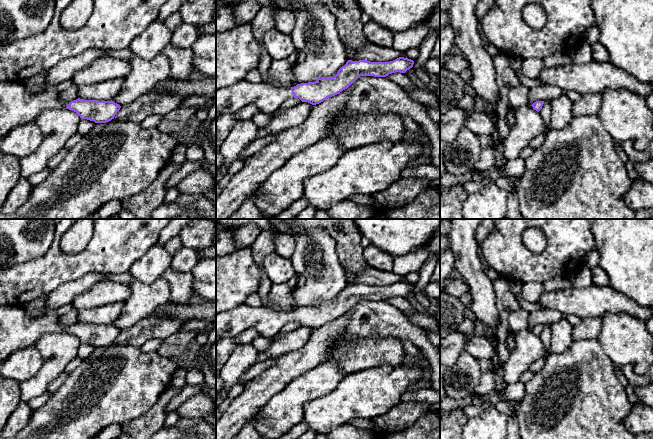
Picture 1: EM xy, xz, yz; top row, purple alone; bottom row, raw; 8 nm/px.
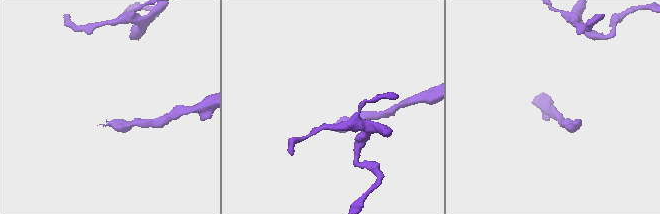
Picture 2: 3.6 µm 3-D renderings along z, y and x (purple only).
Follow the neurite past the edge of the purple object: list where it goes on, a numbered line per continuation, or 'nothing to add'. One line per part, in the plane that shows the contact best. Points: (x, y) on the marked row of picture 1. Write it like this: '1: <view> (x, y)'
1: xz (267, 98)

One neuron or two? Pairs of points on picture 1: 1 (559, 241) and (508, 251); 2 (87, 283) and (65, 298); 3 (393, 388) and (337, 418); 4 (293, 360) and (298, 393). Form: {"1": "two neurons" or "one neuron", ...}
{"1": "one neuron", "2": "one neuron", "3": "one neuron", "4": "two neurons"}

